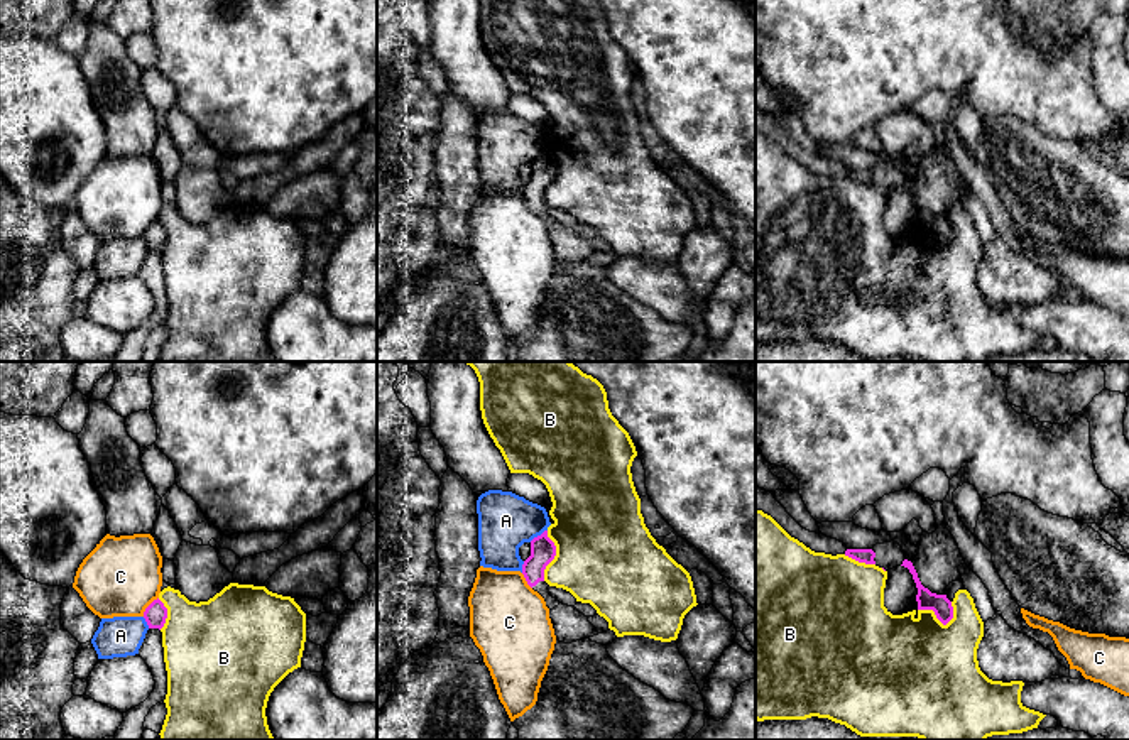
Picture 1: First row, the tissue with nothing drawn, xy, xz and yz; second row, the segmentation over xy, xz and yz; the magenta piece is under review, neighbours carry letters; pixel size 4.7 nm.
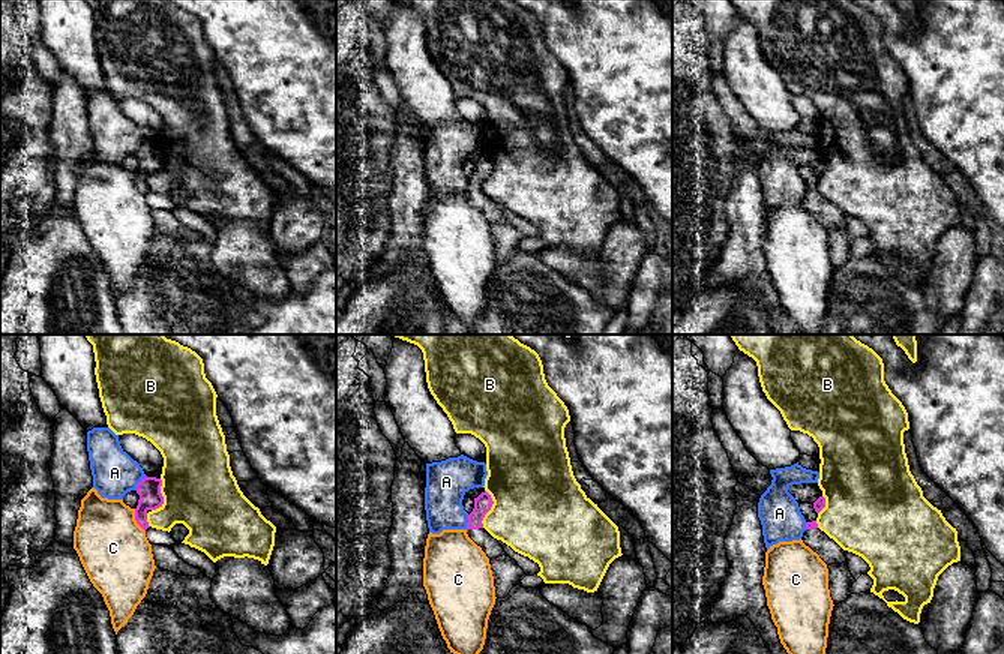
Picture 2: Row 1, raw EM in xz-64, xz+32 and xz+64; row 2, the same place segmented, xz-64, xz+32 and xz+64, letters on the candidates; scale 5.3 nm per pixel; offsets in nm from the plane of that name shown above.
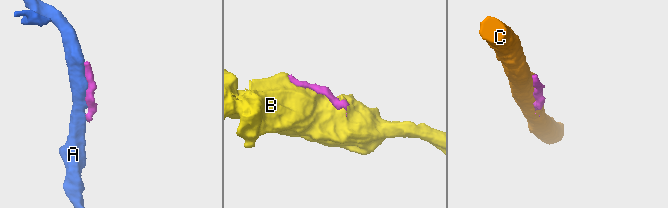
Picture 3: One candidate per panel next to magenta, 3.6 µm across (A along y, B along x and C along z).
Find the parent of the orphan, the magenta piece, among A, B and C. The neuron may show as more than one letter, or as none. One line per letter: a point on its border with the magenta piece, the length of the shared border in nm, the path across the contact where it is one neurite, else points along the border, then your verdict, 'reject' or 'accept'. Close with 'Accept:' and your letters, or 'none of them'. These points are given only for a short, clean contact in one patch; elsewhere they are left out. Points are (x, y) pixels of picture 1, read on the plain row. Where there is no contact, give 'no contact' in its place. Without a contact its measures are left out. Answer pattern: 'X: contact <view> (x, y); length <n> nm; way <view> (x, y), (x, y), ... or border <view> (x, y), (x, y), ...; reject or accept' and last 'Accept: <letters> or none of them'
A: contact xz (538, 157); length 110 nm; reject
B: contact yz (935, 235); length 180 nm; reject
C: contact xy (147, 228); length 120 nm; border xy (158, 218), (142, 237); reject
Accept: none of them

